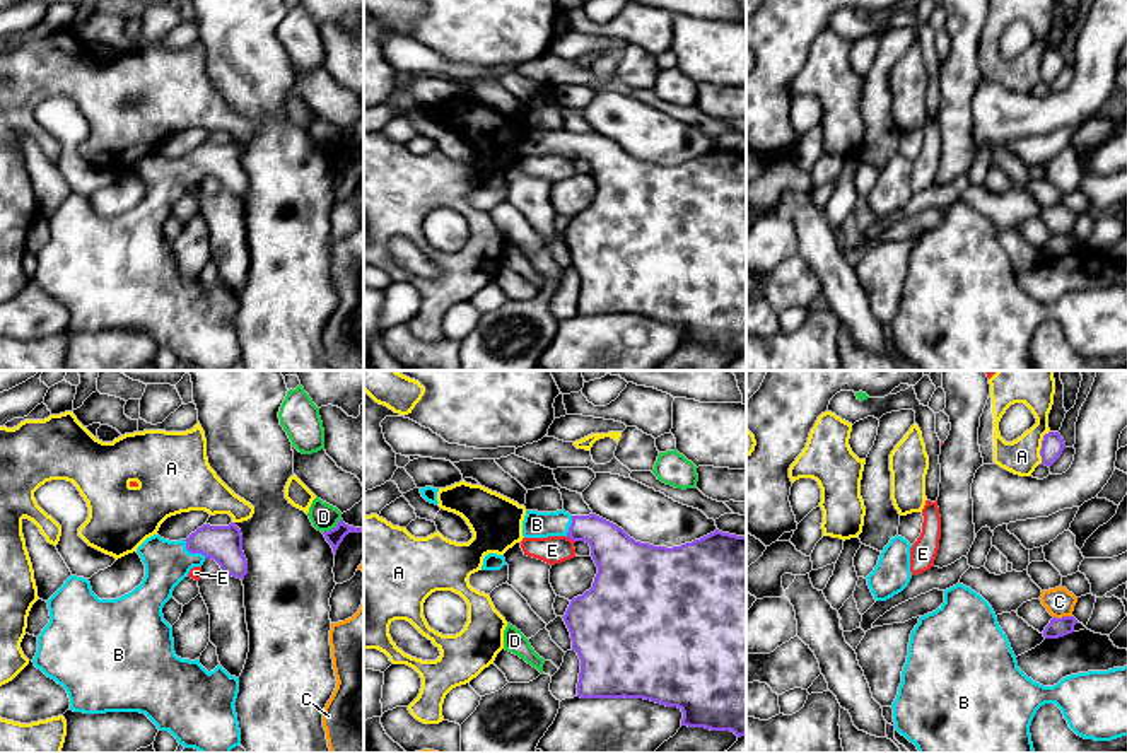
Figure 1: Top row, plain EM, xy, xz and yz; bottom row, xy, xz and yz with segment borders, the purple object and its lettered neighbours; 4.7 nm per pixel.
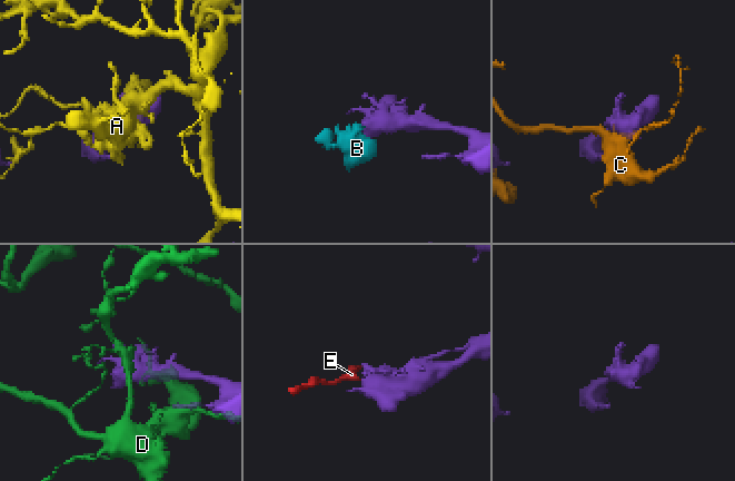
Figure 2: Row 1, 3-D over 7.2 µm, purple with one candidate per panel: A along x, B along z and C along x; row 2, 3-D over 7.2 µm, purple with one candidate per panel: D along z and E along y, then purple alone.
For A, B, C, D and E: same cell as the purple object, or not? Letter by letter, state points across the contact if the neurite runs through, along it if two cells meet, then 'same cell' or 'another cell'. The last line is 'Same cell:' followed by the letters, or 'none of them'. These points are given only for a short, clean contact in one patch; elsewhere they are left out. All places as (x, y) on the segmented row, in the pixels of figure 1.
A: another cell
B: across xy (222, 543), (202, 543), (192, 552), (166, 562) | same cell
C: another cell
D: another cell
E: another cell
Same cell: B

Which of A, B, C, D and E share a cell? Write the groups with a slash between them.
A / B / C / D / E

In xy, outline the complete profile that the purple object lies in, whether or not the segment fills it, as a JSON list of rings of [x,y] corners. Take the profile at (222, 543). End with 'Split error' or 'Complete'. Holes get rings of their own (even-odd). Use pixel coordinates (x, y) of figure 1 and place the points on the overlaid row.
[[[236,522],[203,524],[179,541],[154,534],[137,548],[137,553],[145,565],[145,577],[138,587],[121,598],[99,599],[89,579],[84,577],[70,575],[65,581],[46,601],[51,618],[38,635],[32,663],[67,690],[73,712],[140,712],[159,731],[169,731],[184,748],[195,748],[200,753],[231,753],[241,744],[234,707],[239,678],[231,676],[220,664],[208,673],[198,659],[178,657],[172,627],[164,620],[162,608],[174,587],[207,558],[215,560],[224,574],[244,579],[248,560],[241,529]]]. Split error

